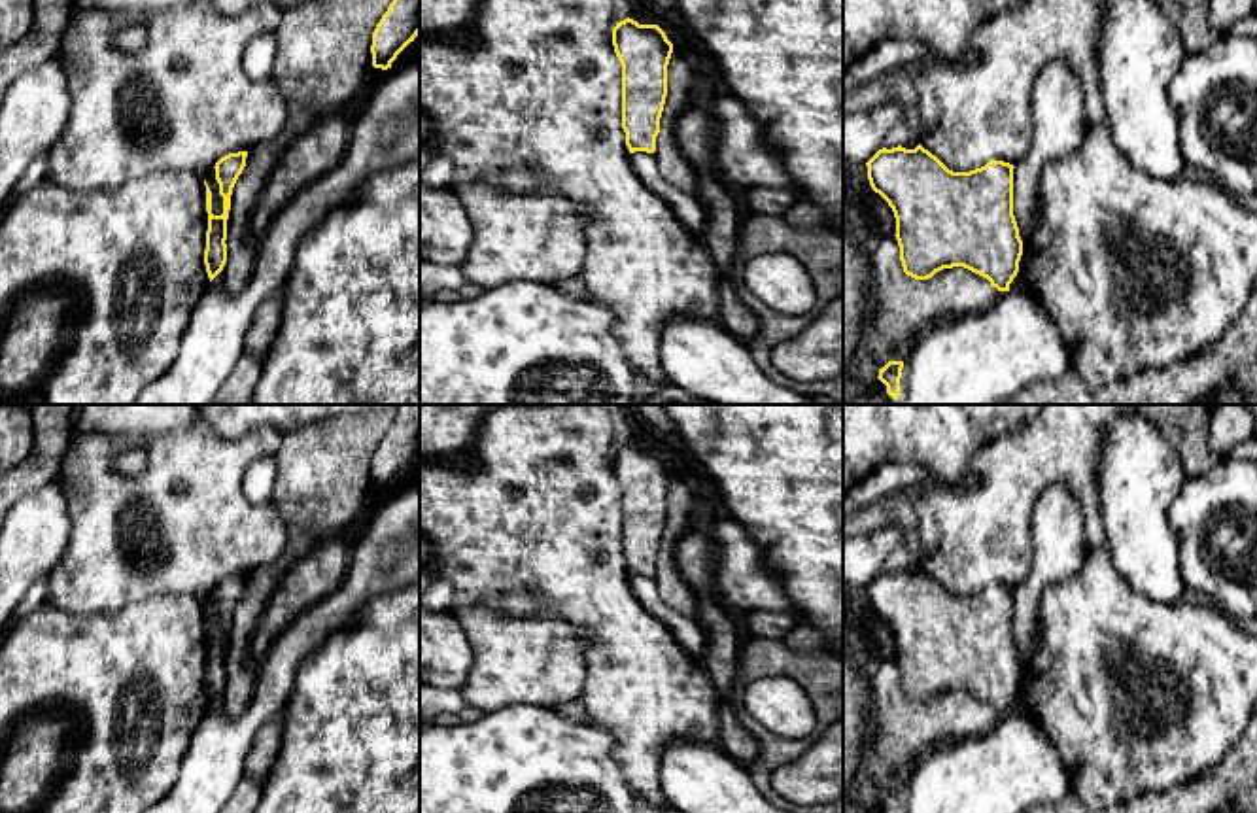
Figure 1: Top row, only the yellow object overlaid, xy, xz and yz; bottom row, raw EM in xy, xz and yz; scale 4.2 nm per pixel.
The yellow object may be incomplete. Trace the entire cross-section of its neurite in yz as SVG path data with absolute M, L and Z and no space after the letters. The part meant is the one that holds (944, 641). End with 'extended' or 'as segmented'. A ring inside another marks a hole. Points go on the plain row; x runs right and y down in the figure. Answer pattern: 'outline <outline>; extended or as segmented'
outline M919 567L915 573L883 571L866 590L871 613L894 635L894 660L907 700L928 703L943 692L964 690L987 701L998 715L1009 715L1023 679L1013 639L1013 588L989 584L970 596L953 596Z; as segmented

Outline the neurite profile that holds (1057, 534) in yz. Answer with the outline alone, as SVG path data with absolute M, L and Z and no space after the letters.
M1062 484L1047 486L1032 512L1034 565L1013 592L1013 639L1023 667L1038 647L1040 597L1051 584L1079 573L1087 556L1076 495Z

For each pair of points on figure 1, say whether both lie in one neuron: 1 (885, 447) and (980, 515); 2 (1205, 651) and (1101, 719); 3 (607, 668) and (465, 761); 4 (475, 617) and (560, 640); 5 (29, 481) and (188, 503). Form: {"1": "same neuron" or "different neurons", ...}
{"1": "different neurons", "2": "same neuron", "3": "different neurons", "4": "same neuron", "5": "different neurons"}

